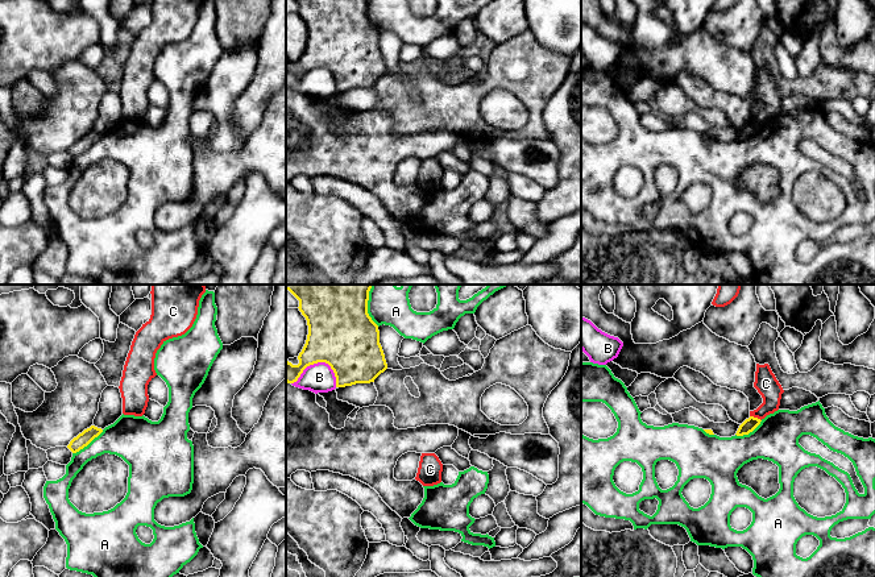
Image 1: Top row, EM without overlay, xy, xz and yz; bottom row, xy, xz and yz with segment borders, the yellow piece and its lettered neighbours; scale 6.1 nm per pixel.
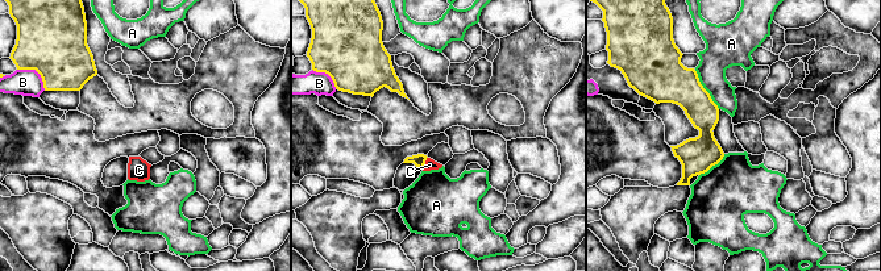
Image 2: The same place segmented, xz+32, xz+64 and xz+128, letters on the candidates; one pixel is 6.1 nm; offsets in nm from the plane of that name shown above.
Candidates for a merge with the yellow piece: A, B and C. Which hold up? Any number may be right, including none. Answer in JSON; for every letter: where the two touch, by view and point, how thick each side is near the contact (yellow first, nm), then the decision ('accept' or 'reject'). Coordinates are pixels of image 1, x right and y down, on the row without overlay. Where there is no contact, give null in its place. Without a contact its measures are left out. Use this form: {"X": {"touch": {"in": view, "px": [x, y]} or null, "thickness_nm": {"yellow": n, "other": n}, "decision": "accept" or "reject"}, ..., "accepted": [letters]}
{"A": {"touch": {"in": "xy", "px": [87, 149]}, "thickness_nm": {"yellow": 90, "other": 240}, "decision": "reject"}, "B": {"touch": {"in": "xz", "px": [314, 67]}, "thickness_nm": {"yellow": 400, "other": 180}, "decision": "reject"}, "C": {"touch": {"in": "yz", "px": [755, 123]}, "thickness_nm": {"yellow": 80, "other": 140}, "decision": "reject"}, "accepted": []}

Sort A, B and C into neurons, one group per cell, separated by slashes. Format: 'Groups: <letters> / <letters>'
Groups: A / B / C

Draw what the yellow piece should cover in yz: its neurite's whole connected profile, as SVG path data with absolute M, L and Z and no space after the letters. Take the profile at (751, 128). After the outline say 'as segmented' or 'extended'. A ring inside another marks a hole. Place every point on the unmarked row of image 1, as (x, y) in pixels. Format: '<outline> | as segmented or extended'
M750 121L748 124L746 124L738 133L737 136L737 141L743 141L743 140L748 140L750 137L752 137L759 129L760 129L760 124Z | as segmented

